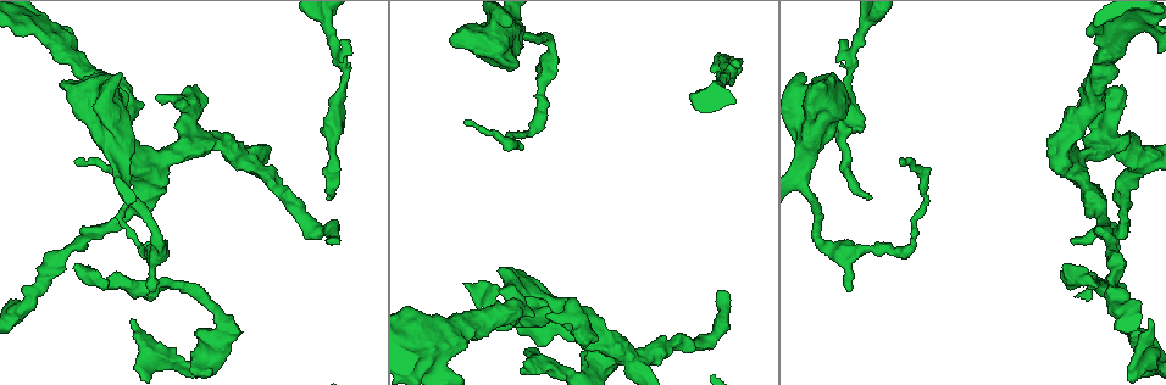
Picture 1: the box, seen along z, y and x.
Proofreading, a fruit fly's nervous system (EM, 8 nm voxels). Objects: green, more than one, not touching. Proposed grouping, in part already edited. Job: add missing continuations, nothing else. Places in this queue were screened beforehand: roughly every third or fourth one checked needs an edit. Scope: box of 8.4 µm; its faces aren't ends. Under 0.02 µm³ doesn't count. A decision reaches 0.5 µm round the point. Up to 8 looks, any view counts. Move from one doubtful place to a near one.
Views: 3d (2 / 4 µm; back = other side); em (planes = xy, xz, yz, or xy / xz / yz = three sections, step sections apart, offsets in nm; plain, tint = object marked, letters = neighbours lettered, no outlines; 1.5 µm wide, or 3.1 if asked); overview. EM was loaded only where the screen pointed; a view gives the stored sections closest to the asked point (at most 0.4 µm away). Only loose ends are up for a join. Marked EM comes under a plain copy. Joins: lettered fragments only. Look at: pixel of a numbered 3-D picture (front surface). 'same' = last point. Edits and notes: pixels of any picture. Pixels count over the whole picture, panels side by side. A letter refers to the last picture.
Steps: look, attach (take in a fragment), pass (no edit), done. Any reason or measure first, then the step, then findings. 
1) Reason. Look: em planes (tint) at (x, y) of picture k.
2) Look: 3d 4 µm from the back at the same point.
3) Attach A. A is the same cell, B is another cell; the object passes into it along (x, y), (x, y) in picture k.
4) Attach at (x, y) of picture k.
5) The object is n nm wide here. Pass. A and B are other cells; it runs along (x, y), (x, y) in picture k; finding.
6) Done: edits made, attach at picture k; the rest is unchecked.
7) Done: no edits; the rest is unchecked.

Branch stops here. Look: em planes (letters) at (465, 284) of picture 1.

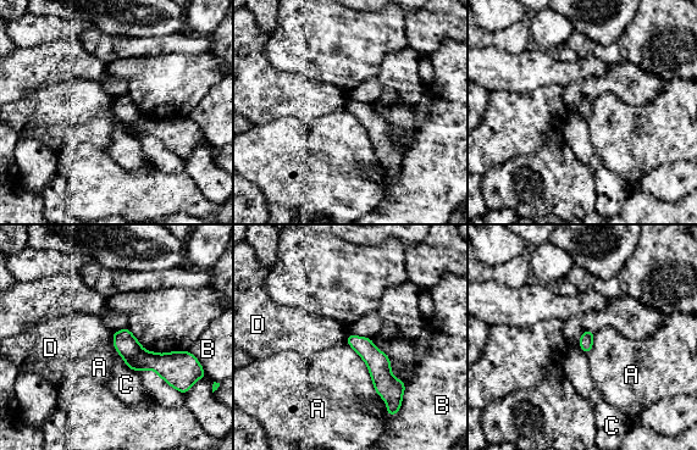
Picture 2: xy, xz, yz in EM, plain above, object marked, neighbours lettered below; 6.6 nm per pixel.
Pass. A, B, C and D are other cells; a border runs along (346, 342), (366, 365), (377, 393) in picture 2; no lettered fragment goes on from it.

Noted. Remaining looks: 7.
Branch stops here. Look: em xy step 4 (letters) at (817, 83) of picture 1.

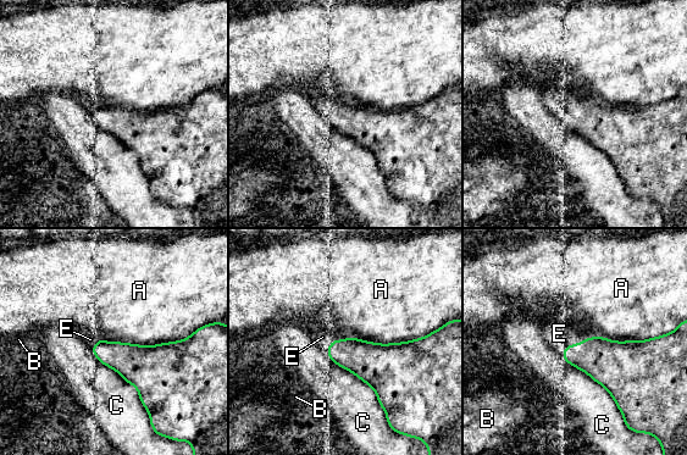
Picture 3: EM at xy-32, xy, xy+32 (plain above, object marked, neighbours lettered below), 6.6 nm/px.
Look: em planes (letters) at the same point.

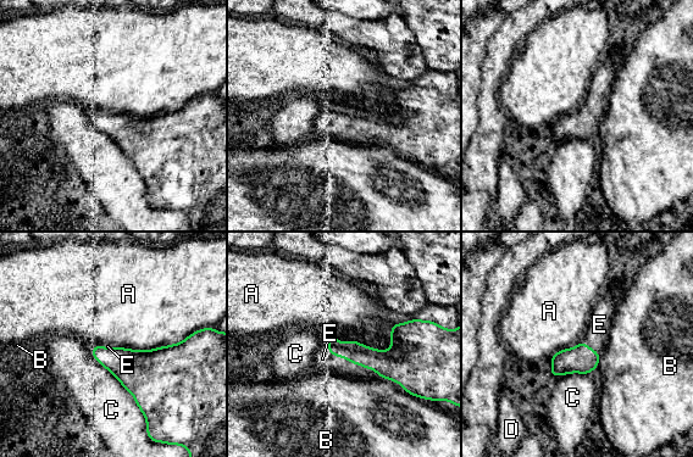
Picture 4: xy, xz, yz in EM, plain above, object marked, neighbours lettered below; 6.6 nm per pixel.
Attach E. E is the same cell, A, B, C and D are other cells; it goes on there.

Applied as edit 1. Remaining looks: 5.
End of a long branch. Look: 3d 2 µm at (77, 158) of picture 1.

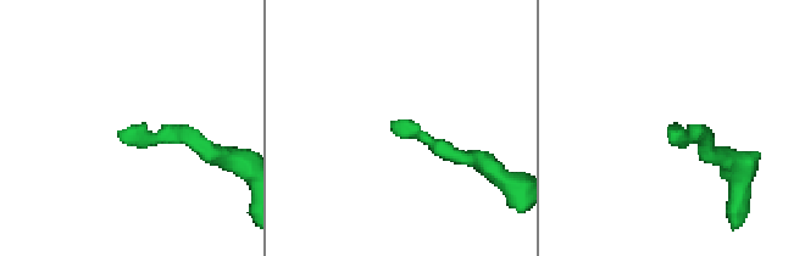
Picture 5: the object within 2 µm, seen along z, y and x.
Need the tissue. Look: em planes (letters) at (128, 128) of picture 5.

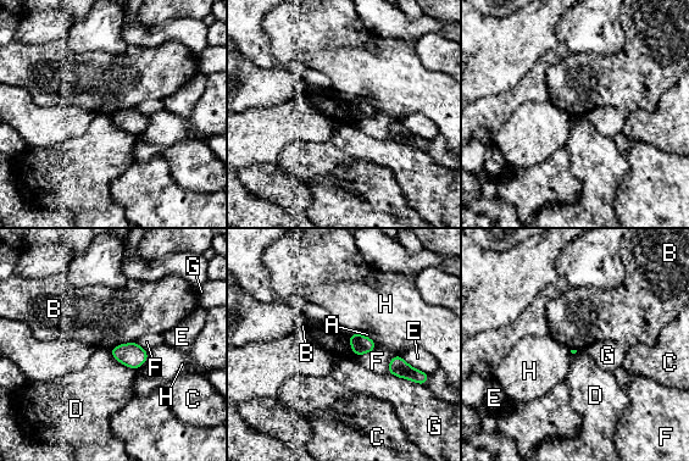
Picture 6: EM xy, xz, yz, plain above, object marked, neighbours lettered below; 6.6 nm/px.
Pass. A, B, C, D, E, F, G and H are other cells; a border runs along (134, 340), (118, 344), (110, 350) in picture 6; no lettered fragment goes on from it.

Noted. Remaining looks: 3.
Done: edits made, attach at picture 4; the rest is unchecked.

